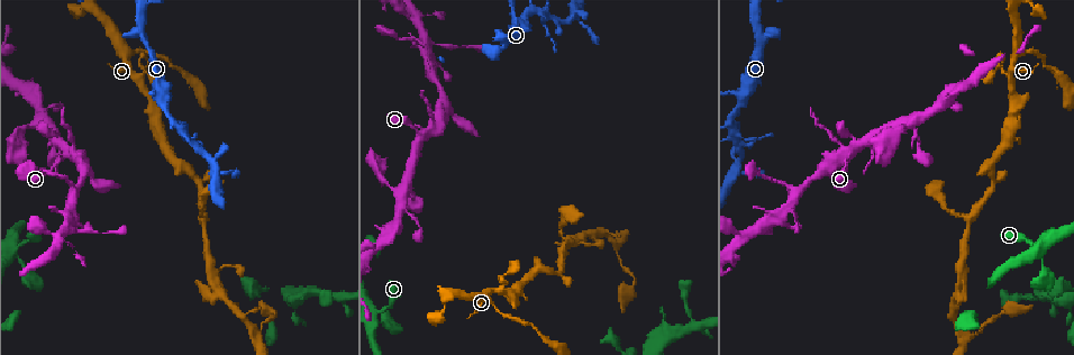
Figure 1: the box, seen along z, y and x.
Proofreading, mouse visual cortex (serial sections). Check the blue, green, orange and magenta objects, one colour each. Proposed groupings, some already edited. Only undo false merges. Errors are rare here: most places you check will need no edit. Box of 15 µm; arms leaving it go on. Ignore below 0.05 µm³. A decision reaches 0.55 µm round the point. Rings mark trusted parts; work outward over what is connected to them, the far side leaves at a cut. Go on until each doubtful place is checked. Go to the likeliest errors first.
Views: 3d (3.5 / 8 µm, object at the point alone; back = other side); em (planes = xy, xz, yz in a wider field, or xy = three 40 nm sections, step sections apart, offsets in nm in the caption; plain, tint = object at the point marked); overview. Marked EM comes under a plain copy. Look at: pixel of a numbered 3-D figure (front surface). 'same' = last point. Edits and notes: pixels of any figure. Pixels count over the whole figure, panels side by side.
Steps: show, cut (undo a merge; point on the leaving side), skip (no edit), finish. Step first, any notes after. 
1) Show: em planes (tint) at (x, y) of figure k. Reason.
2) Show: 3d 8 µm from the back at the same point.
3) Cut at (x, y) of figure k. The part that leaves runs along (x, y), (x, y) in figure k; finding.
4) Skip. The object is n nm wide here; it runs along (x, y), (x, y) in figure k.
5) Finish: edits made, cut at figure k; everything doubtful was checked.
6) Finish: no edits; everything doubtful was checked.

Show: 3d 8 µm at (850, 154) of figure 1. Sharp bend.

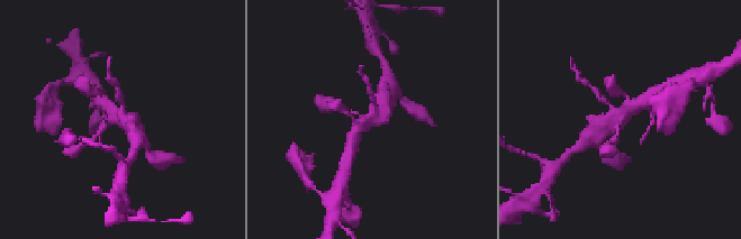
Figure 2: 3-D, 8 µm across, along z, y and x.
Show: 3d 3.5 µm at (116, 115) of figure 2.

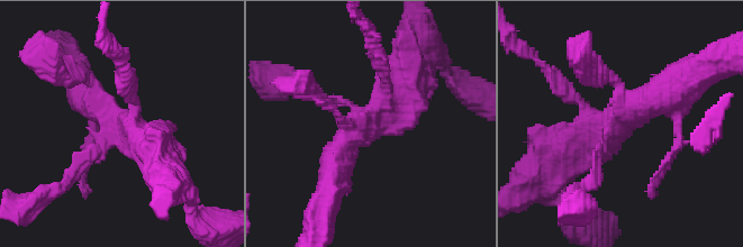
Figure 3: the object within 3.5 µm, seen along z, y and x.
Show: em xy step 2 (tint) at (114, 130) of figure 3. Need the tissue.

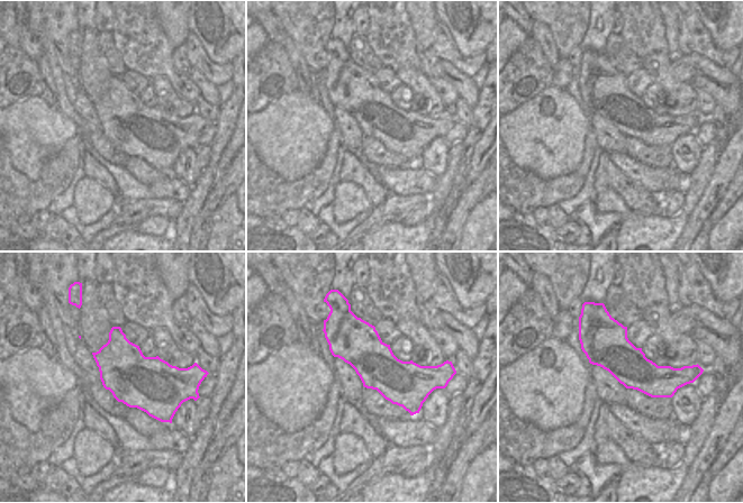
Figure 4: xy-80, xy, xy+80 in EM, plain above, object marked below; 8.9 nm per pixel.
Skip. It runs along (588, 183), (625, 111), (663, 97) in figure 3; all the same cell.

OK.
Show: 3d 3.5 µm at (1034, 247) of figure 1. Four or more arms meet.

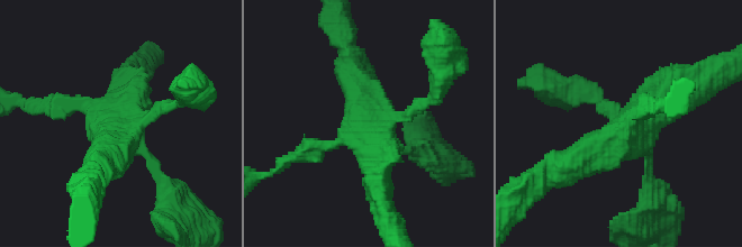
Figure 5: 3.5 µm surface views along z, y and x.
Show: em xy step 5 (tint) at (137, 126) of figure 5. Need the tissue.

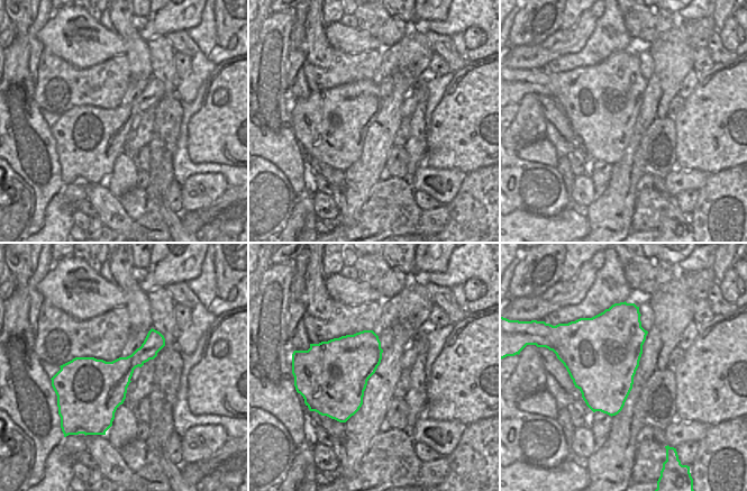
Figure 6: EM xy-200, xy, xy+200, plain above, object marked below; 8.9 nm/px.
Skip. The arms are 150, 200, 500, 500 nm wide; it runs along (440, 84), (378, 130), (378, 179) in figure 5; continuous, no second cell.

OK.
Show: 3d 3.5 µm at (145, 67) of figure 1. Calibre changes.

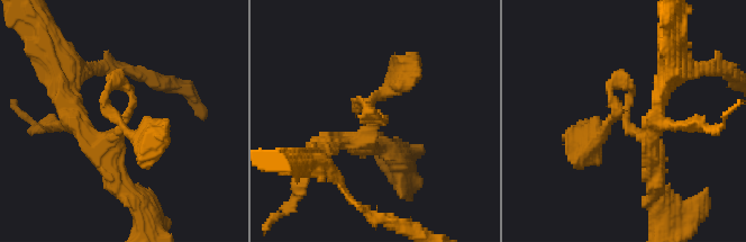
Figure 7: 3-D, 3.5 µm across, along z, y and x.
Show: em xy step 2 (tint) at (120, 118) of figure 7. Need the tissue.

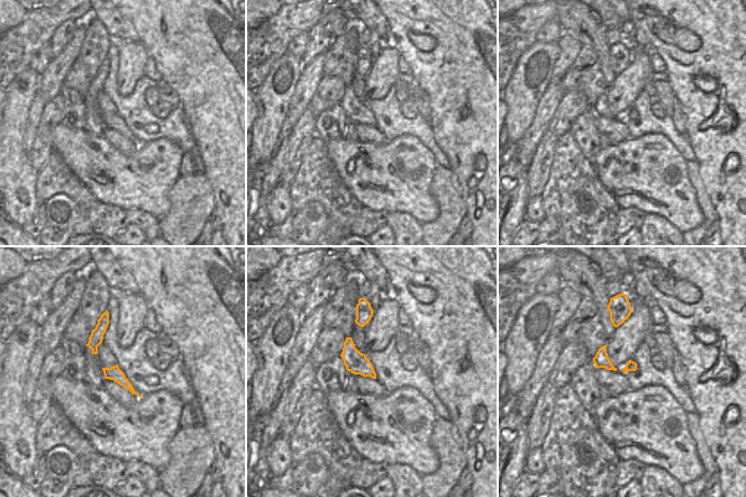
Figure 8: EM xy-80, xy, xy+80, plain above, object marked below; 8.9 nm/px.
Skip. It runs along (340, 142), (367, 136), (367, 102), (416, 62) in figure 7; all the same cell.

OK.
Show: 3d 3.5 µm at (185, 132) of figure 1. Three arms meet.

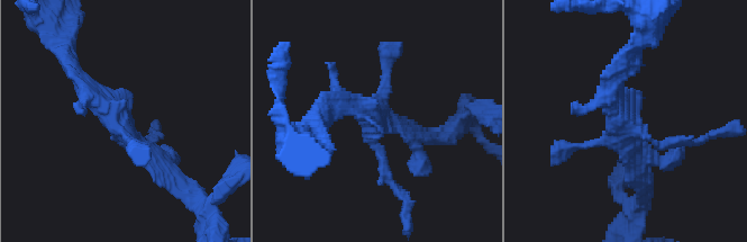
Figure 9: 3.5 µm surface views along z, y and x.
Show: em xy step 3 (tint) at (375, 119) of figure 9.

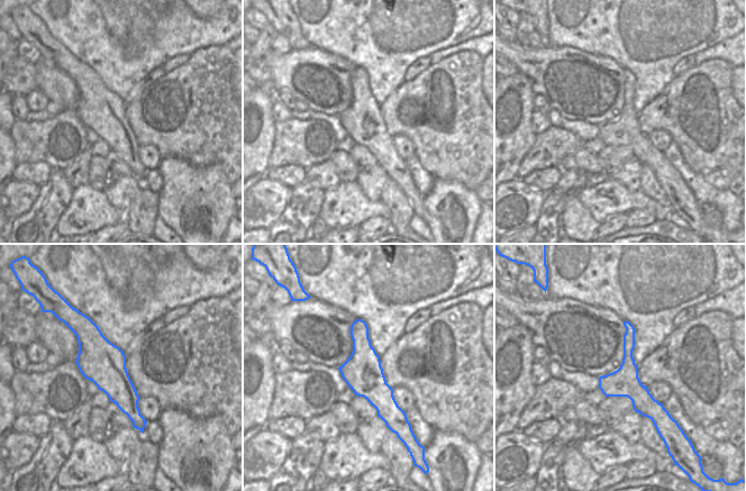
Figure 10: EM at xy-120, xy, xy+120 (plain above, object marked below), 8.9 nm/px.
Show: em xy step 5 (tint) at the same point. Another direction.

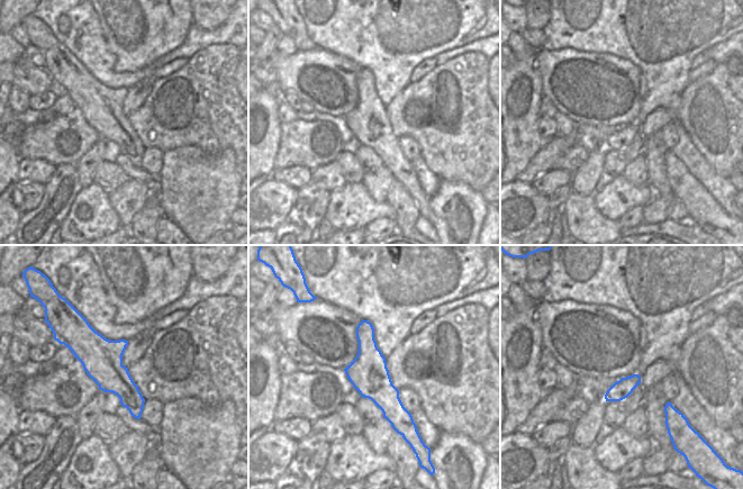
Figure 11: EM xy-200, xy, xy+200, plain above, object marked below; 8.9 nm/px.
Skip. It runs along (73, 71), (83, 88), (176, 178) in figure 9; all the same cell.

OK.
Finish: no edits; everything doubtful was checked.

